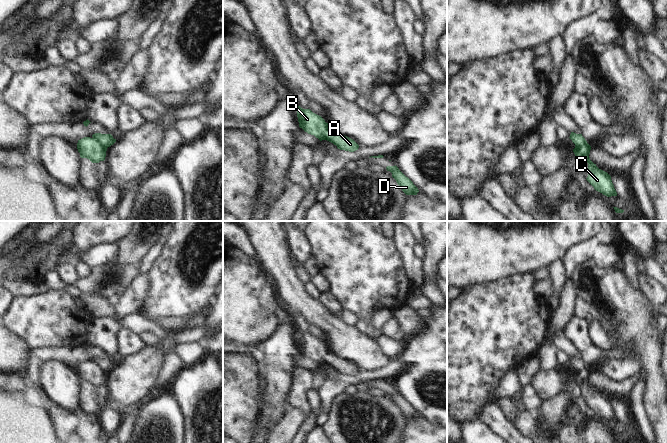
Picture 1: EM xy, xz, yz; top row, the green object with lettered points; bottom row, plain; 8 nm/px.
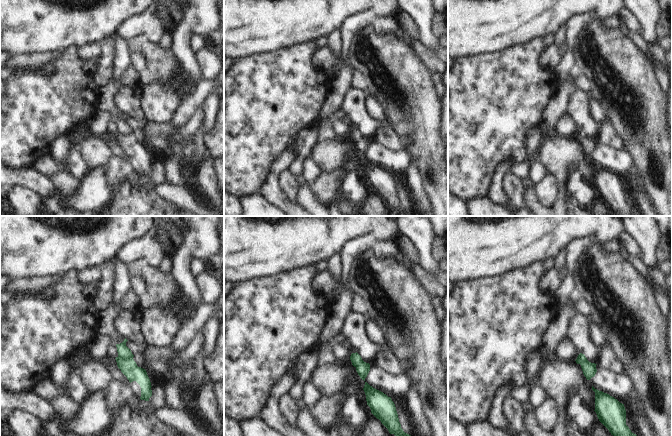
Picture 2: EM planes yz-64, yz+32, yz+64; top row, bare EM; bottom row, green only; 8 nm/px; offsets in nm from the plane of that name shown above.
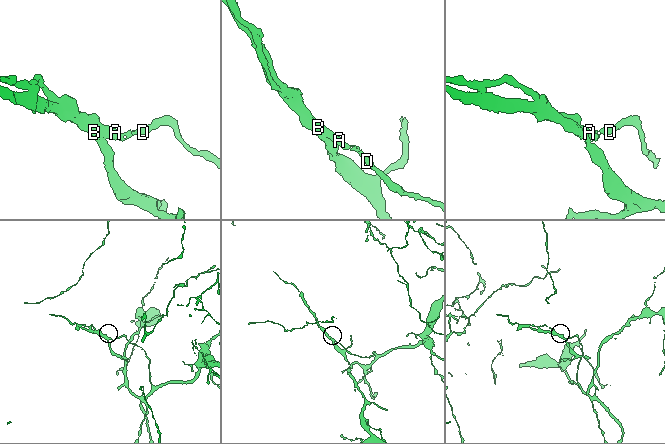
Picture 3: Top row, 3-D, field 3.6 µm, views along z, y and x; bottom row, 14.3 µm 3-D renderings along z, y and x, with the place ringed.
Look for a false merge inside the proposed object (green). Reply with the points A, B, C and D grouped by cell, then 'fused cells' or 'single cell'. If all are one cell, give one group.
A D / B C | fused cells

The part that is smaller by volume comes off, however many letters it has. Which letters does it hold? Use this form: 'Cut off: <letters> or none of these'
Cut off: B, C

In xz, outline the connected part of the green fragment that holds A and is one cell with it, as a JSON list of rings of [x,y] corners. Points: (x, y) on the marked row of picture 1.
[[[328,128],[323,132],[324,140],[327,140],[337,146],[340,150],[354,152],[358,150],[359,145],[351,138]]]

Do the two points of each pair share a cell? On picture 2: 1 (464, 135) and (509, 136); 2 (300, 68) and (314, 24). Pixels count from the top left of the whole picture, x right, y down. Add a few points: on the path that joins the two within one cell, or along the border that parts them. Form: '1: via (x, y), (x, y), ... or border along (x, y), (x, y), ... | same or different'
1: via (475, 135), (498, 135) | same
2: border along (315, 40), (286, 47) | different

